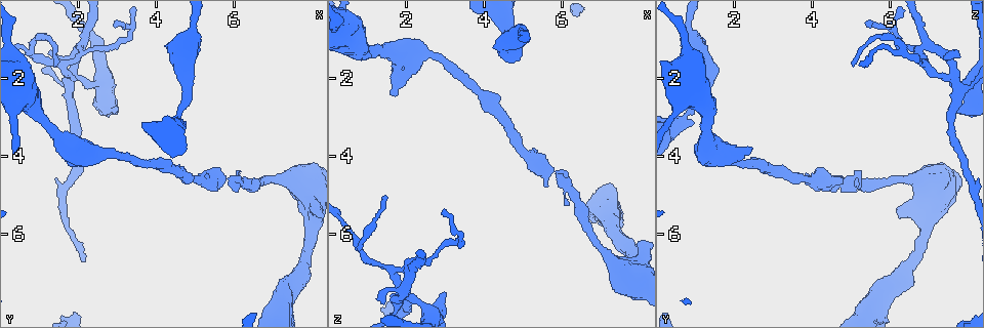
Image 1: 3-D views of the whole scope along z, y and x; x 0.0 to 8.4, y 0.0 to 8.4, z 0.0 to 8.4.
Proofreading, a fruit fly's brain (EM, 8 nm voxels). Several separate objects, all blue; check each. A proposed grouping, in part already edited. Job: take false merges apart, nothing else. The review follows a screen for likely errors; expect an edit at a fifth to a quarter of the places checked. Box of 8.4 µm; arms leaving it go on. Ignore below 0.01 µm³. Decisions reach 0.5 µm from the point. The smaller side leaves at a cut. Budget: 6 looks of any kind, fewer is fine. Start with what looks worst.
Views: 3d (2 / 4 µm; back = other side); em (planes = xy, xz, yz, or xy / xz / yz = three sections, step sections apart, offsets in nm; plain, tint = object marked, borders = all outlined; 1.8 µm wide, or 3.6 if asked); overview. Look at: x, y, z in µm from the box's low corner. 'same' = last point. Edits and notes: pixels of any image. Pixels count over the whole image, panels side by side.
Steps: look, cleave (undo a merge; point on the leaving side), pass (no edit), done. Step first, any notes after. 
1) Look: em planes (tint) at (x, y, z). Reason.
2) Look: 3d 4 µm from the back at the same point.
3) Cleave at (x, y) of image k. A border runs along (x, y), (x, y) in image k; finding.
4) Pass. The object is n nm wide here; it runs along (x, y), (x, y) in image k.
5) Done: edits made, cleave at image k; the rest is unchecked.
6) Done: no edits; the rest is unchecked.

Look: em planes (borders) at (1.85, 1.95, 7.60). Sudden change in width.

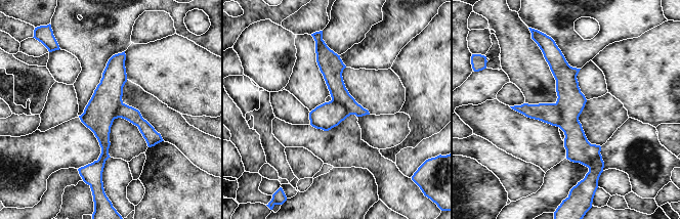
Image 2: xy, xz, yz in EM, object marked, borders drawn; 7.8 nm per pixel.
Cleave at (570, 100) of image 2. A border runs along (555, 103), (560, 113), (559, 126) in image 2; a second cell is stuck on.

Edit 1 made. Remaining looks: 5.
Look: 3d 4 µm from the back at (0.80, 1.25, 6.40). Two arms in line, one across.

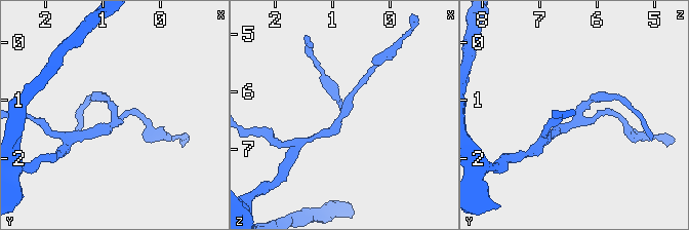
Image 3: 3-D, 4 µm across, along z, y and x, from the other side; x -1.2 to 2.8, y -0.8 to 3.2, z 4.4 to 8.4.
Look: em 3.6 µm yz step 4 (tint) at (0.80, 1.35, 6.35). 3 arms meet here; shape alone is not enough.

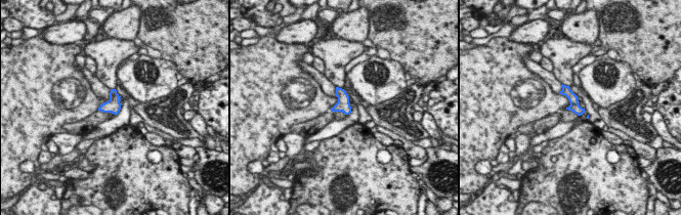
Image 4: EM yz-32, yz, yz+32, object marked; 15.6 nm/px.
Pass. It runs along (564, 88), (580, 112) in image 4; all the same cell.

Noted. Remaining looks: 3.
Look: em 3.6 µm xy step 4 (borders) at (5.00, 0.70, 0.80). Calibre changes.

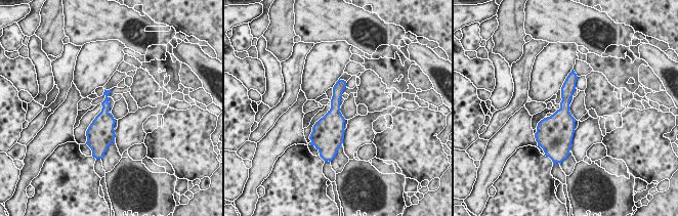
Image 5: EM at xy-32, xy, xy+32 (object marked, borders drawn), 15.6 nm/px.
Pass. Continuous, no second cell.

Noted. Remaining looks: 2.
Done: edits made, cleave at image 2; the rest is unchecked.

